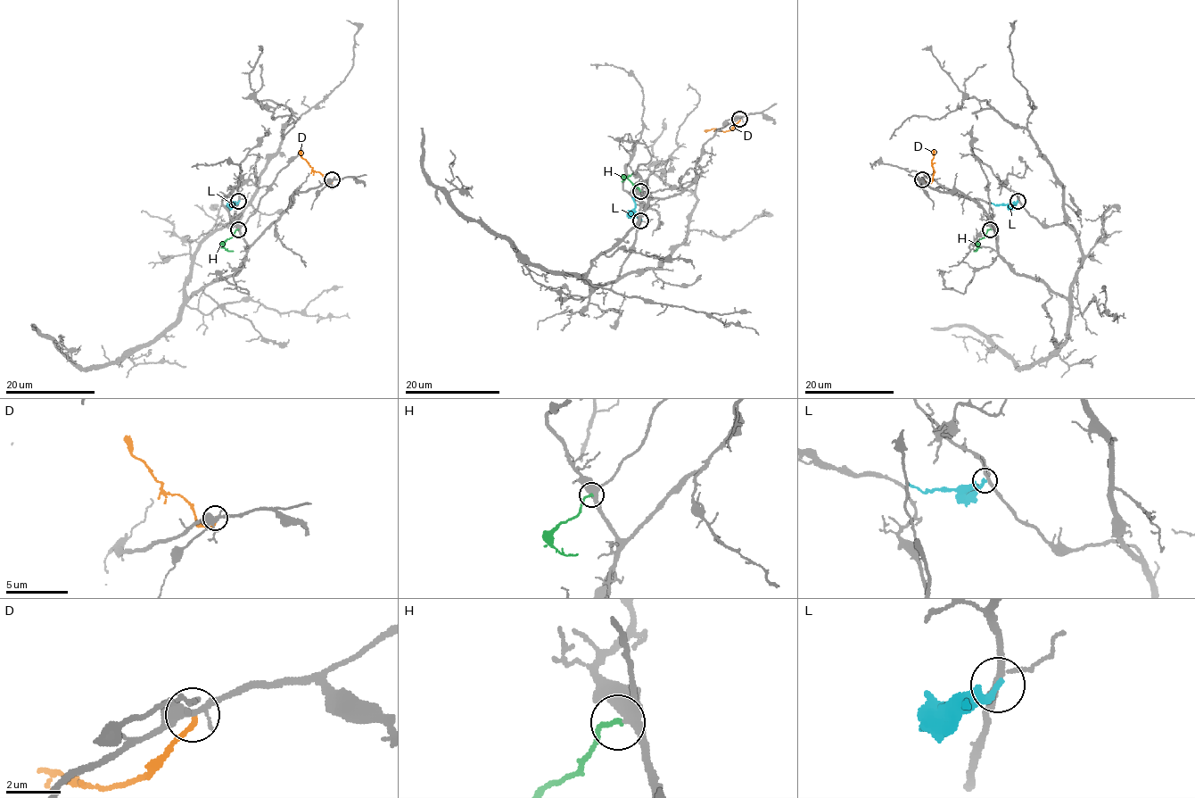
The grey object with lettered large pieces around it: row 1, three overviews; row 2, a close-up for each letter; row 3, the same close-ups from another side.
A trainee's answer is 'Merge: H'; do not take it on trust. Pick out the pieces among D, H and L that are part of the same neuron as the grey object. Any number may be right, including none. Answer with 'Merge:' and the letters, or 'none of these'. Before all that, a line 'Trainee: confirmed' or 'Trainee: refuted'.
Trainee: confirmed
Merge: H

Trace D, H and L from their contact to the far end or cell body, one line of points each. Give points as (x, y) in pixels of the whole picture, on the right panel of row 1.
D: (923, 180), (928, 184), (933, 178), (934, 150)
H: (990, 229), (977, 241), (977, 248), (973, 251)
L: (1017, 202), (995, 204), (989, 202)

